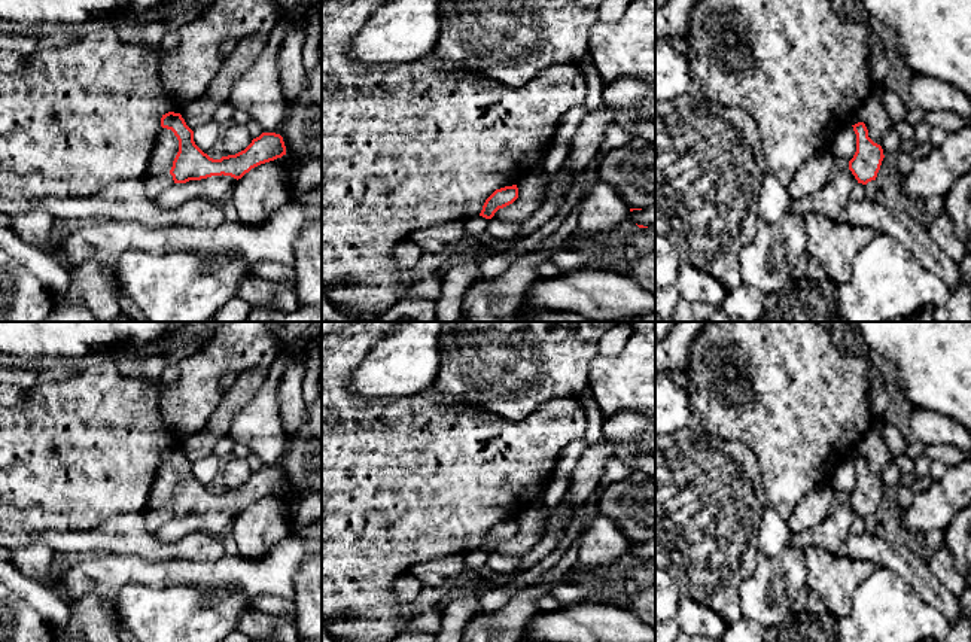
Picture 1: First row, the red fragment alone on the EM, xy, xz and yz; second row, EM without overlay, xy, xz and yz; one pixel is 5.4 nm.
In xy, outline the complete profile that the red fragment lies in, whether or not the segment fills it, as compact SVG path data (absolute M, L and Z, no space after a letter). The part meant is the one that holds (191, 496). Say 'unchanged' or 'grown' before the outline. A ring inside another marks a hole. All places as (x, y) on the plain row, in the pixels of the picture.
unchanged; M168 445L162 448L161 460L171 463L179 474L179 486L170 503L174 517L222 508L238 514L252 502L286 489L286 480L280 468L262 466L244 484L213 493L195 478L194 465L180 447Z

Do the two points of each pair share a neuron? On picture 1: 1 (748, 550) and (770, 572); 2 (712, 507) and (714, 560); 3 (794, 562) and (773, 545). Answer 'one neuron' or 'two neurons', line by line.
1: two neurons
2: one neuron
3: two neurons

